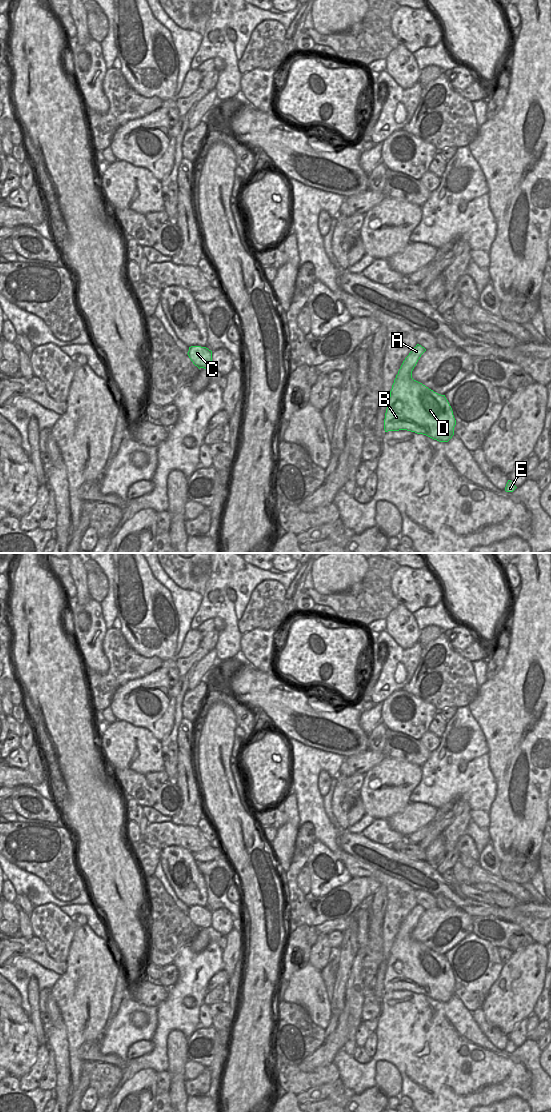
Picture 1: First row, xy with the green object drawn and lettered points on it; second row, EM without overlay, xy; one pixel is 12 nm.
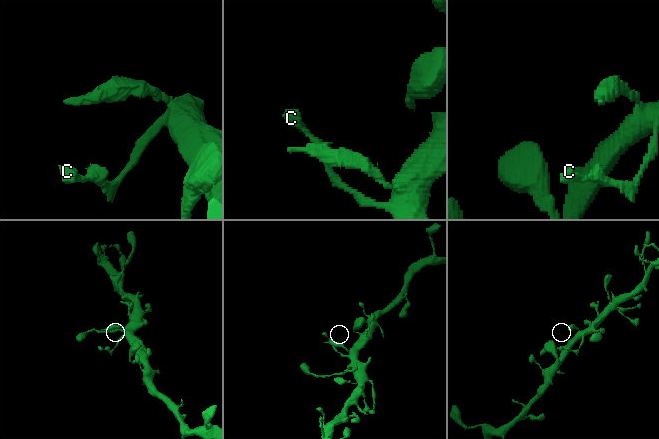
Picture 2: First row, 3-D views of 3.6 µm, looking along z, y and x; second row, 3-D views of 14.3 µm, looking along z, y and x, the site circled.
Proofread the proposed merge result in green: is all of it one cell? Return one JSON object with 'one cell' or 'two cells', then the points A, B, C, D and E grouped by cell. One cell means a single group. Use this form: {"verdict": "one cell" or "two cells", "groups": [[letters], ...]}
{"verdict": "one cell", "groups": [["A", "B", "C", "D", "E"]]}

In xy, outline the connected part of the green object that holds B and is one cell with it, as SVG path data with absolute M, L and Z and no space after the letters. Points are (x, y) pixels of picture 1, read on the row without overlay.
M417 904L403 921L390 951L384 990L407 990L448 1002L456 985L448 960L412 938L412 931L425 911Z

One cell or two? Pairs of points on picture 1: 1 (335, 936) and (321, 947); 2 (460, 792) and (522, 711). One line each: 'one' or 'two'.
1: two
2: two

